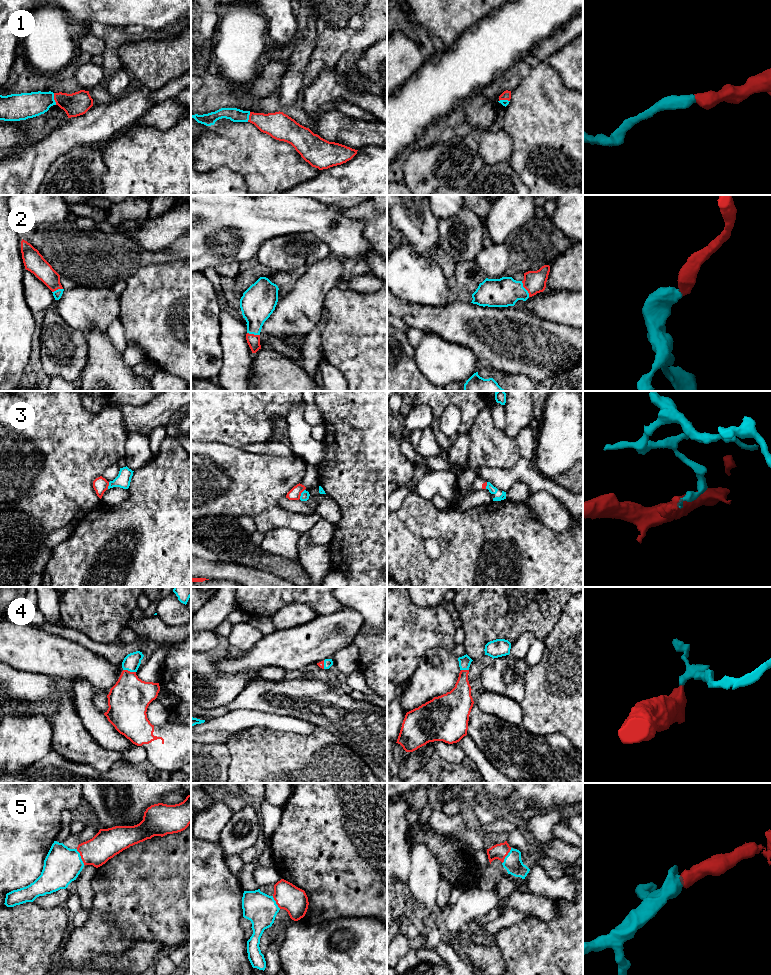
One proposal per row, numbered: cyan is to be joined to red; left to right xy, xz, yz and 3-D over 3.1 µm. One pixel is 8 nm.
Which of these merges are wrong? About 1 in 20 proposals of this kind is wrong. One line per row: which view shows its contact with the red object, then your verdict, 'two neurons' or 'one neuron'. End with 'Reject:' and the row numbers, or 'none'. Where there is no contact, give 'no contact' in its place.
1: meets red in xy; one neuron
2: meets red in yz; one neuron
3: meets red in xz; two neurons
4: meets red in xy; one neuron
5: meets red in xy; one neuron
Reject: 3

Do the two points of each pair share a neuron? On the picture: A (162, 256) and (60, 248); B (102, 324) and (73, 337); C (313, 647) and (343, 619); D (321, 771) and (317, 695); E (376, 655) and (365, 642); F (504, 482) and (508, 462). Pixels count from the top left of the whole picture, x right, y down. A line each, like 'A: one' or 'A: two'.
A: one
B: two
C: one
D: two
E: one
F: two

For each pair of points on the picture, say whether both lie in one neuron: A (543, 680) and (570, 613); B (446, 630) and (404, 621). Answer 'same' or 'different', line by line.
A: same
B: same

